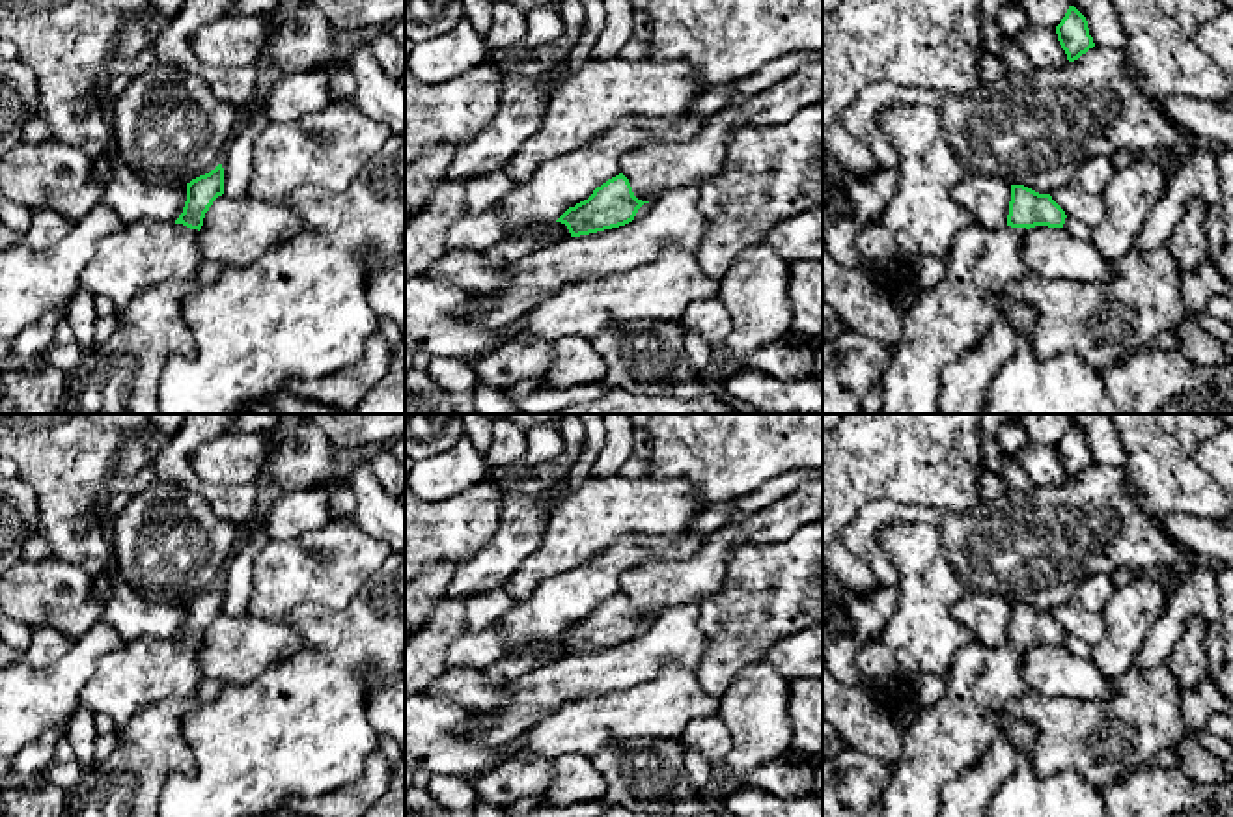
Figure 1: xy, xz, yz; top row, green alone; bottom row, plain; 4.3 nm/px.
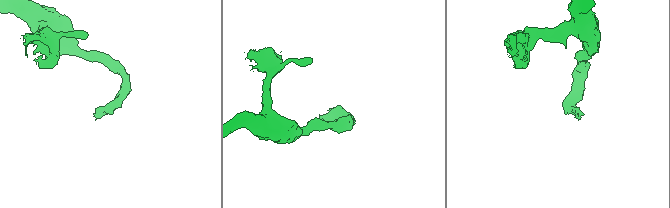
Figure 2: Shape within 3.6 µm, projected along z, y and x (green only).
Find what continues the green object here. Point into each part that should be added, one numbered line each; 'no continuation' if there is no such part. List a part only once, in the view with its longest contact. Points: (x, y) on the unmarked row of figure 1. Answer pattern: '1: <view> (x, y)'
1: xy (144, 672)

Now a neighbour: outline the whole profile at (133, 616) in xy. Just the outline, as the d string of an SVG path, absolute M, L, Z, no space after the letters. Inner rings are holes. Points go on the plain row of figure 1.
M110 575L110 588L101 597L101 602L101 619L110 623L123 642L138 638L175 640L187 619L187 602L153 602L119 575Z

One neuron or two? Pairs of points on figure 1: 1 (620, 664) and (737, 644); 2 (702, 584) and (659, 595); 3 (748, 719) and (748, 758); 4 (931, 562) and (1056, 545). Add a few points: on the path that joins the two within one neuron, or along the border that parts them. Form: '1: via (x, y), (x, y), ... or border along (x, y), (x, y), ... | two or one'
1: border along (700, 607), (698, 627), (707, 650), (694, 668) | two
2: via (691, 584), (670, 584) | one
3: via (748, 728), (748, 748) | one
4: border along (924, 523), (941, 538), (944, 556), (967, 588) | two

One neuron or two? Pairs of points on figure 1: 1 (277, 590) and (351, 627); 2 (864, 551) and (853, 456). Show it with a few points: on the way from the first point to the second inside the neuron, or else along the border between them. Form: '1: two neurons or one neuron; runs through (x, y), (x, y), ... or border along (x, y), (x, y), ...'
1: two neurons; border along (349, 603), (340, 609), (299, 603), (282, 620)
2: two neurons; border along (900, 502), (870, 500), (842, 532)

